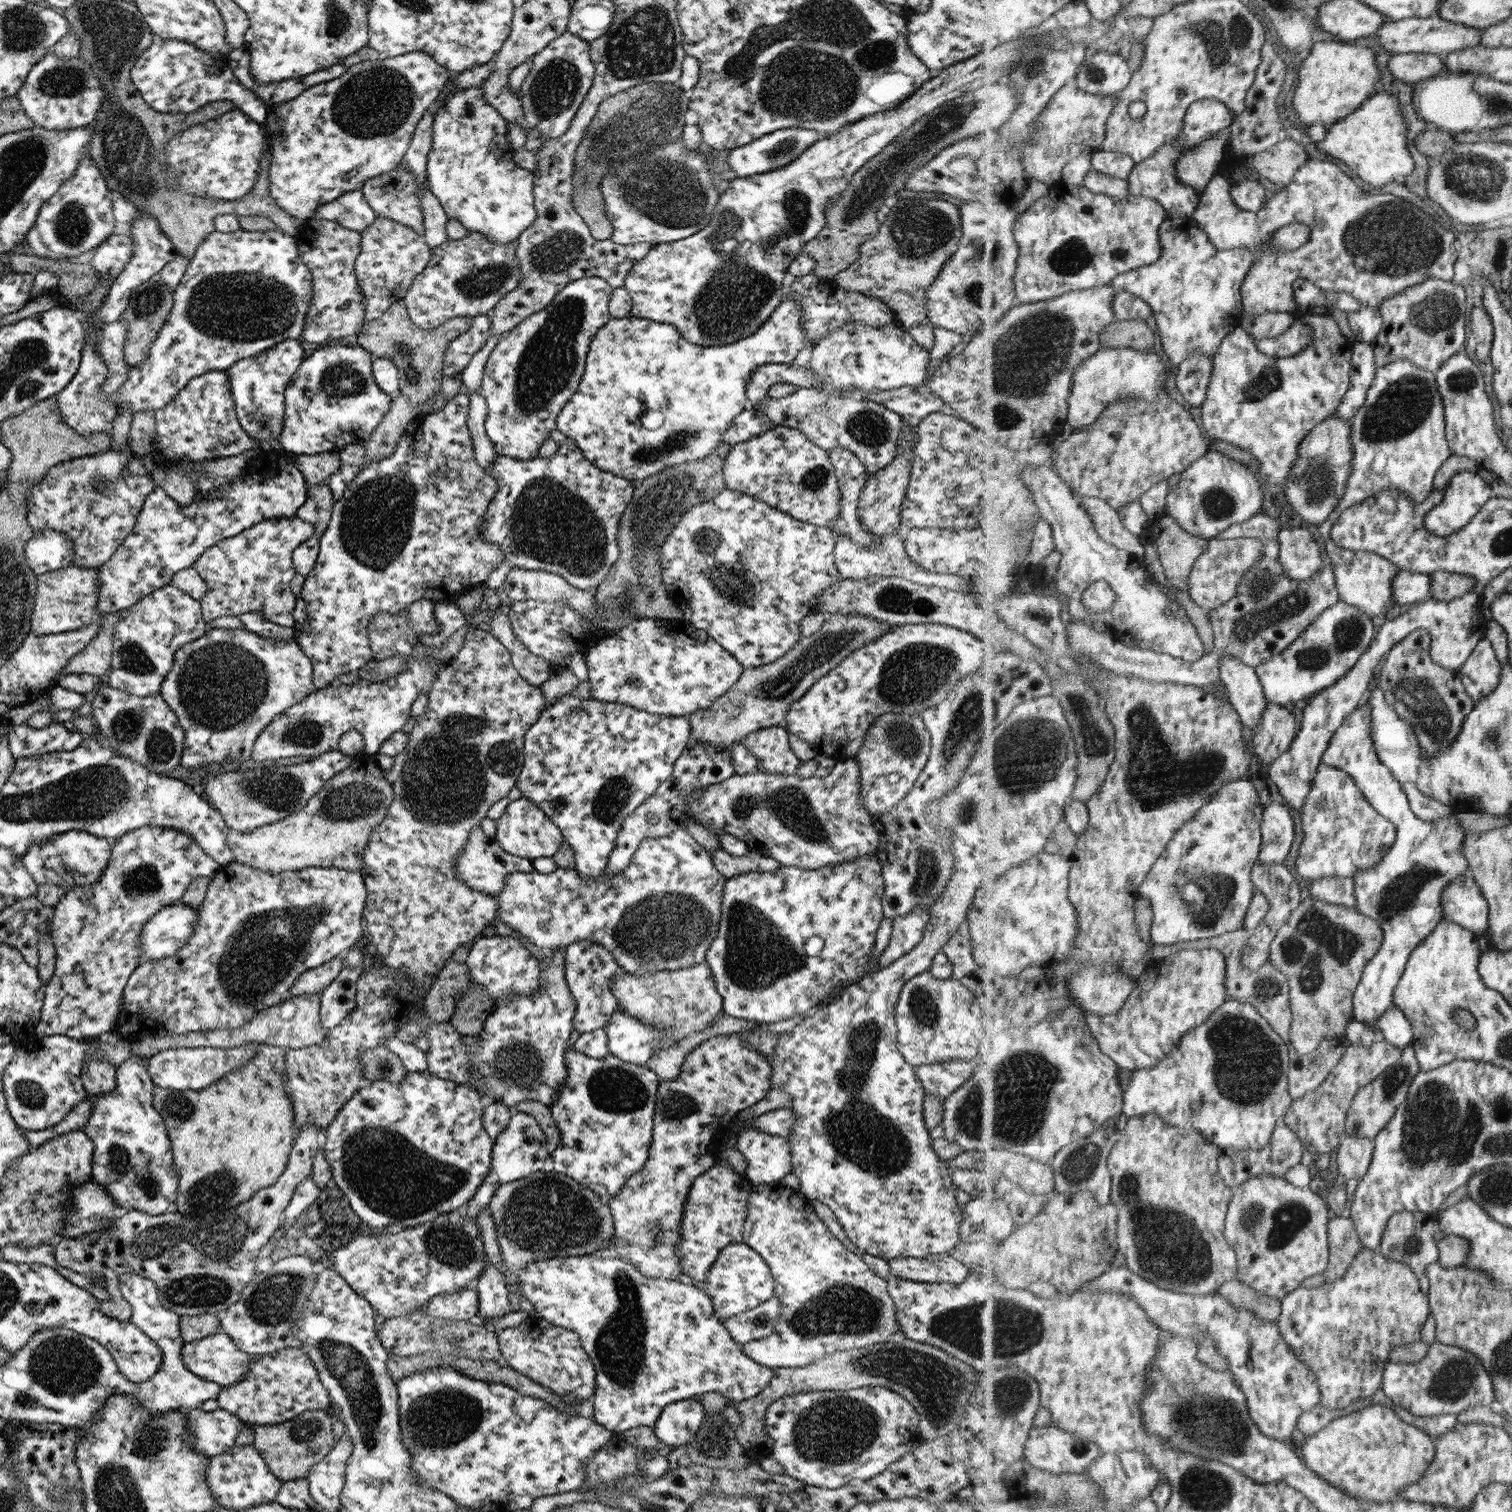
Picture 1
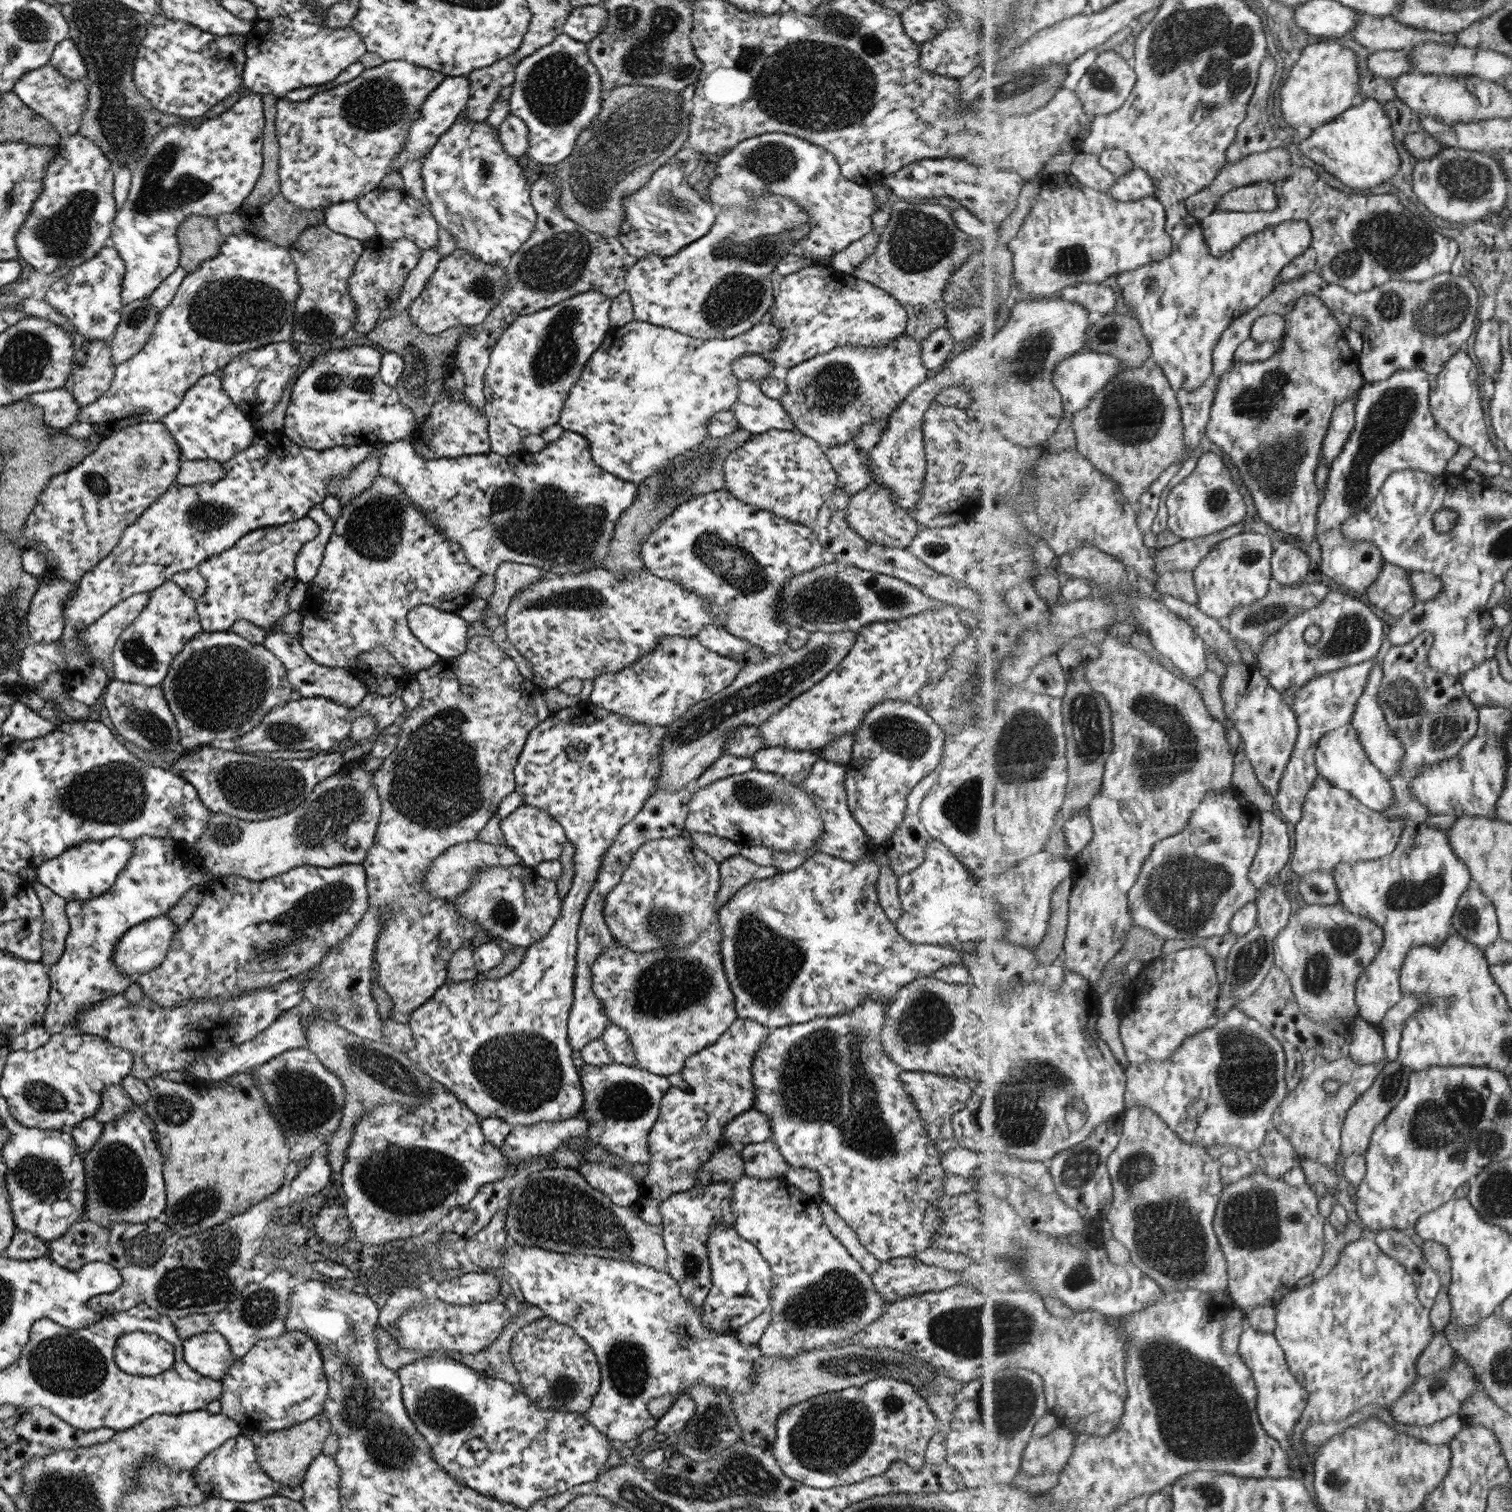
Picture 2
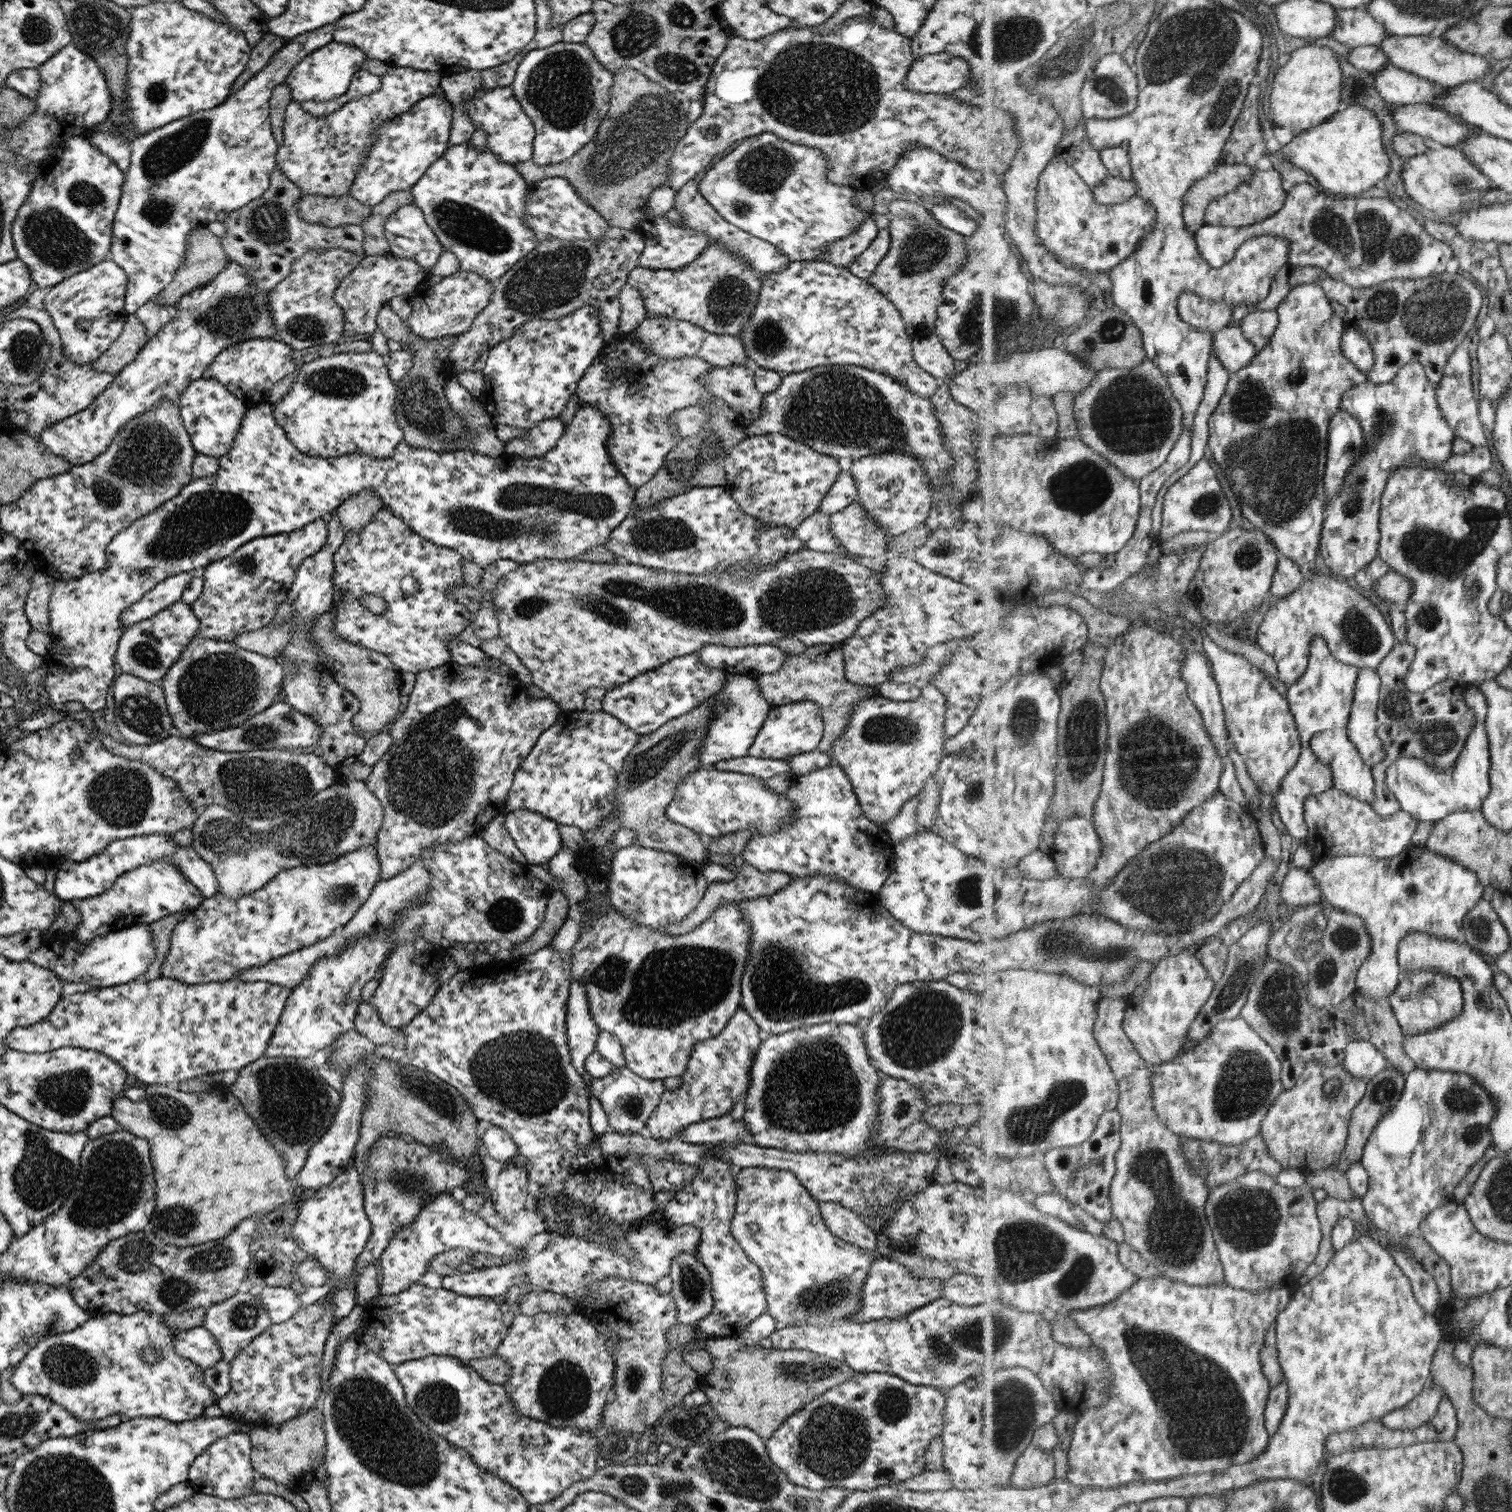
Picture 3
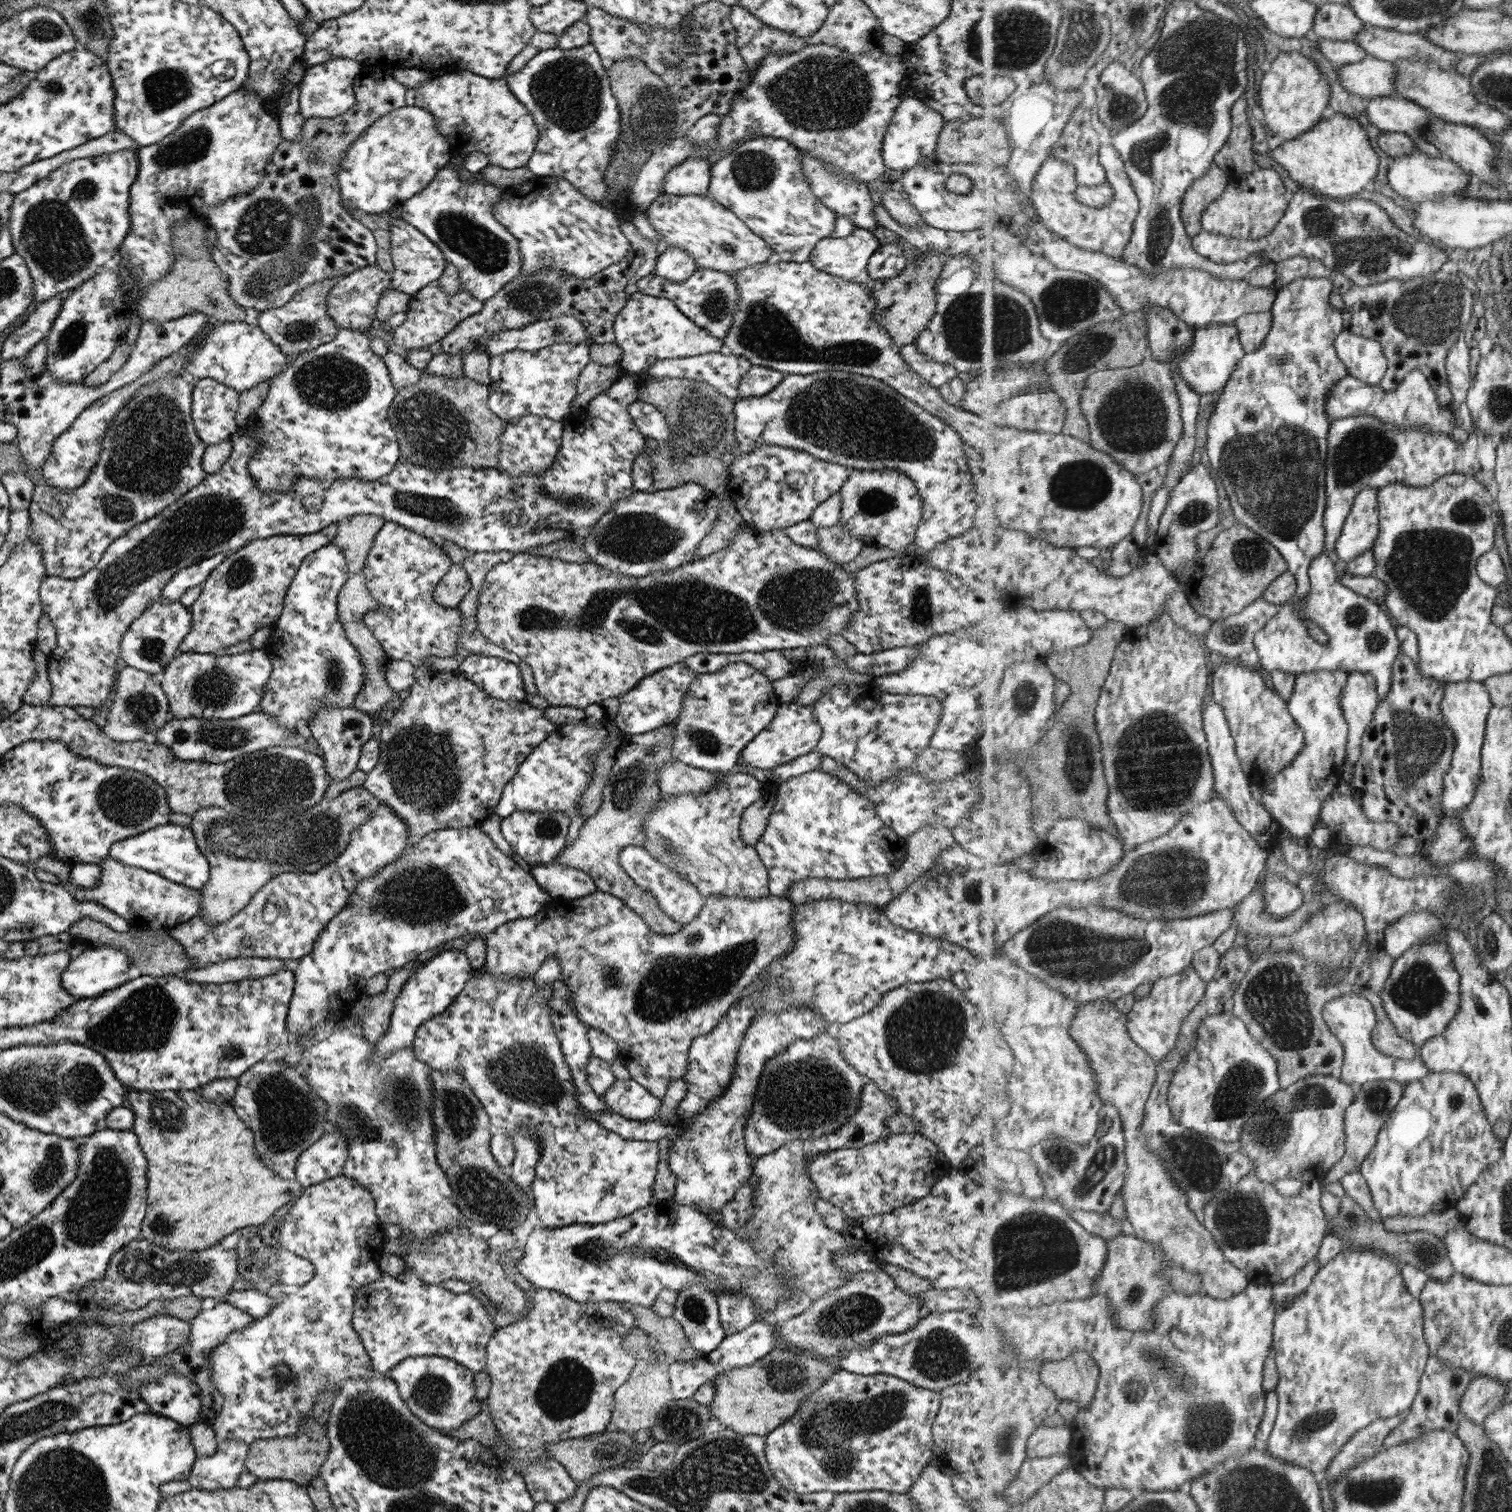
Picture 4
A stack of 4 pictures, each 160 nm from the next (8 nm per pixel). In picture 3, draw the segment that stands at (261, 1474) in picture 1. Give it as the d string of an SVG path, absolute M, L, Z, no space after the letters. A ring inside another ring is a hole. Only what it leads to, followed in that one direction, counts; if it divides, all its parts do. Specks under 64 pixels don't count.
M231 1433L211 1443L196 1456L188 1470L186 1482L193 1493L209 1494L219 1499L233 1499L253 1493L253 1478L256 1472L250 1465L250 1438L248 1433Z

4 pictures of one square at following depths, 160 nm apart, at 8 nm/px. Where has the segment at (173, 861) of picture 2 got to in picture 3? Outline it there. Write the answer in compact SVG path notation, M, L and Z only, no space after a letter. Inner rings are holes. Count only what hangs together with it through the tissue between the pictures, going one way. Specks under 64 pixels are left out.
M159 859L142 864L125 872L115 883L97 896L73 899L71 906L80 914L73 930L74 940L85 944L91 939L133 925L150 924L159 918L178 912L191 912L203 900L171 861Z

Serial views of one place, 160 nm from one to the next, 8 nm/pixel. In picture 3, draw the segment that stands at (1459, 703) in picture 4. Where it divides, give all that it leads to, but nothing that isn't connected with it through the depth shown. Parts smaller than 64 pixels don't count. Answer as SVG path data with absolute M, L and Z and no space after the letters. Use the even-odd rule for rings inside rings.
M1466 685L1466 704L1478 716L1474 730L1465 744L1453 768L1447 772L1433 770L1427 763L1404 758L1393 763L1388 770L1387 784L1397 797L1401 810L1411 814L1417 821L1437 822L1455 812L1478 812L1491 792L1491 748L1486 722L1488 702L1479 691L1478 685Z

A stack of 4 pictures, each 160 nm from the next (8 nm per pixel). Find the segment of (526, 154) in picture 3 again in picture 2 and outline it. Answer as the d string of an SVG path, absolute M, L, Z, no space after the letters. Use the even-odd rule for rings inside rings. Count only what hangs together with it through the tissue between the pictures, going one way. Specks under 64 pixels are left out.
M508 113L498 125L498 139L502 149L515 158L525 155L529 146L525 123L511 113Z

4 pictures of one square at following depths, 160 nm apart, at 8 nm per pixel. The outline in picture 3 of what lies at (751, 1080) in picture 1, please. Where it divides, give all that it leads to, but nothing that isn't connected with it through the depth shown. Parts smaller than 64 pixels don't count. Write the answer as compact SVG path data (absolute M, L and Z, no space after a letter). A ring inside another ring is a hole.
M738 1005L725 1028L713 1038L691 1048L682 1083L674 1091L663 1091L656 1108L646 1120L644 1134L653 1140L675 1138L689 1124L727 1115L750 1083L753 1054L760 1045L759 1028Z

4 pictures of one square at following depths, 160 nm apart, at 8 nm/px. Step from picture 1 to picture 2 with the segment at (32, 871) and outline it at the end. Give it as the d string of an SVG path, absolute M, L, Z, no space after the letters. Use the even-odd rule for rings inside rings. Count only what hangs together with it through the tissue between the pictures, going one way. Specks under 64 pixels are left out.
M105 839L100 841L82 840L66 848L59 856L45 859L33 867L37 881L66 901L87 900L98 897L113 886L115 878L131 856L129 840Z

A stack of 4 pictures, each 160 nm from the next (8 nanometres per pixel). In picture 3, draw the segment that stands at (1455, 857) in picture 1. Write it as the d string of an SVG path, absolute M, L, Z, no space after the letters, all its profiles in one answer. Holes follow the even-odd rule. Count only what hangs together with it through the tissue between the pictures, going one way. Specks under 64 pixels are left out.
M1347 728L1327 729L1313 737L1312 749L1321 763L1327 764L1333 773L1333 783L1337 790L1348 792L1351 796L1365 803L1372 803L1375 798L1375 778L1372 767L1363 761L1357 745L1353 744ZM1412 843L1401 854L1378 861L1363 855L1330 858L1315 863L1311 868L1311 876L1323 891L1324 900L1337 909L1362 916L1366 922L1372 938L1372 951L1370 958L1360 968L1357 980L1358 990L1366 998L1390 1000L1391 995L1398 990L1404 974L1398 959L1399 945L1410 932L1428 932L1433 936L1455 939L1463 931L1462 922L1468 912L1483 900L1483 886L1479 884L1477 873L1426 846L1415 846Z

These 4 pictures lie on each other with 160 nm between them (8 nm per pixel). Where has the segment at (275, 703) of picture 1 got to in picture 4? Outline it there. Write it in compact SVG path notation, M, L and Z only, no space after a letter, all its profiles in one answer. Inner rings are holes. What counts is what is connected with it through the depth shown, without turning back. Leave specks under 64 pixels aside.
M263 648L239 654L177 653L162 669L160 687L171 717L231 720L257 710L271 671L270 658Z

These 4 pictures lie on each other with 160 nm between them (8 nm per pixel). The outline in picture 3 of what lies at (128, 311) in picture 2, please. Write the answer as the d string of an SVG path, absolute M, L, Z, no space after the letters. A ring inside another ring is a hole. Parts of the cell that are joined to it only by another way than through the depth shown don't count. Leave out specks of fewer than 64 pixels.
M134 313L127 314L124 319L125 322L117 339L92 362L92 367L98 373L116 375L121 368L135 358L140 348L146 343L145 326Z

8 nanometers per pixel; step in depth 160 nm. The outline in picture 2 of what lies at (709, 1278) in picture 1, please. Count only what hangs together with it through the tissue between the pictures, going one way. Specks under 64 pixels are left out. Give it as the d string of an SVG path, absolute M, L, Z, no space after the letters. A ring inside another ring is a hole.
M713 1223L705 1246L711 1286L701 1306L702 1325L716 1333L734 1335L739 1325L769 1308L772 1272L752 1244L733 1231L732 1224Z

